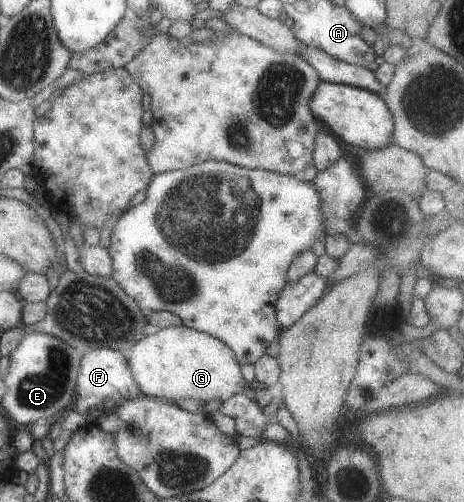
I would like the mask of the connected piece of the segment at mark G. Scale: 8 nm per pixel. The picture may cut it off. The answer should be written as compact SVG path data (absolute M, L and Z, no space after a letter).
M182 324L146 333L123 355L140 393L144 396L163 398L169 402L175 402L177 399L195 399L202 403L211 399L220 399L224 402L230 395L241 392L245 384L239 372L240 365L226 345L209 334L198 332Z

